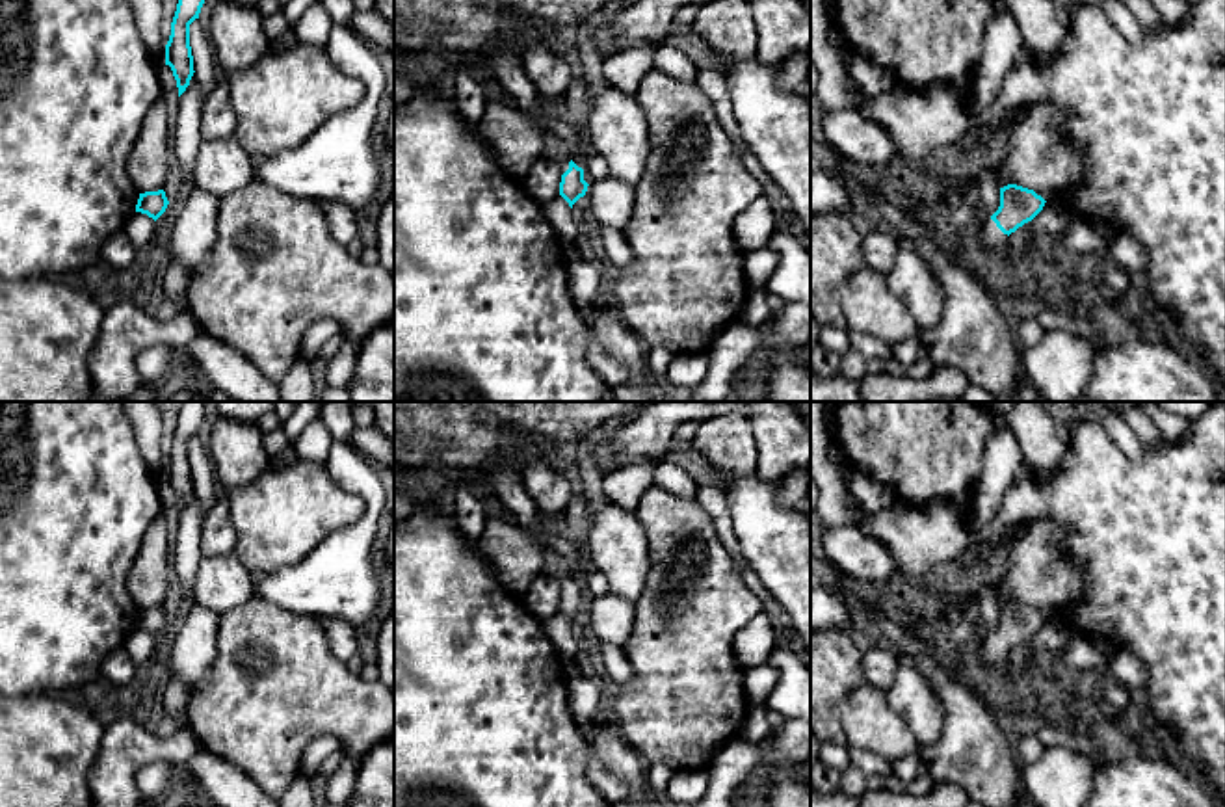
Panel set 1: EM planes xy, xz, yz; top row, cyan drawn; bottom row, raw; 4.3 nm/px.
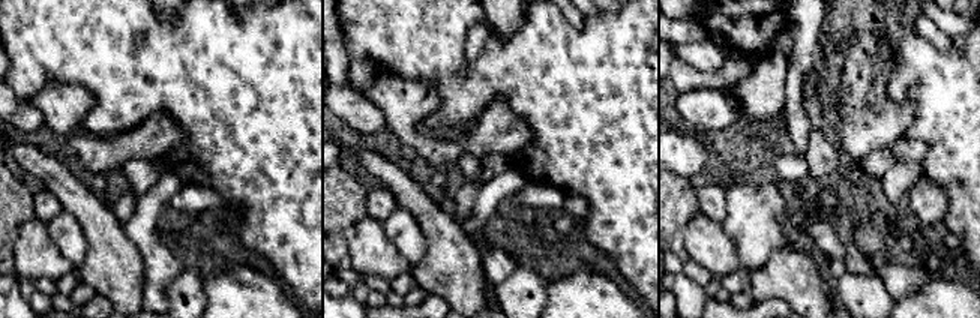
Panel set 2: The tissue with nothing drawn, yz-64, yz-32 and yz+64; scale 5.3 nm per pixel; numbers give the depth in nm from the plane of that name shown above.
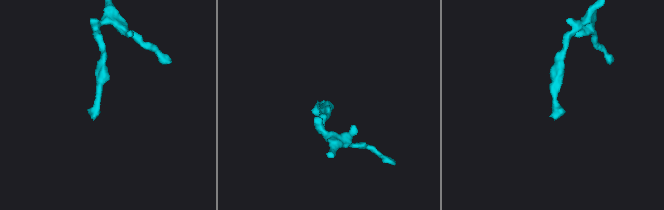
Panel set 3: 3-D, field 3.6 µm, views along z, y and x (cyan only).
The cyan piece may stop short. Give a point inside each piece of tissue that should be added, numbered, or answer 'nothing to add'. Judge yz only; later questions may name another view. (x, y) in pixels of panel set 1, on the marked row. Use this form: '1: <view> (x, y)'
1: yz (991, 237)

